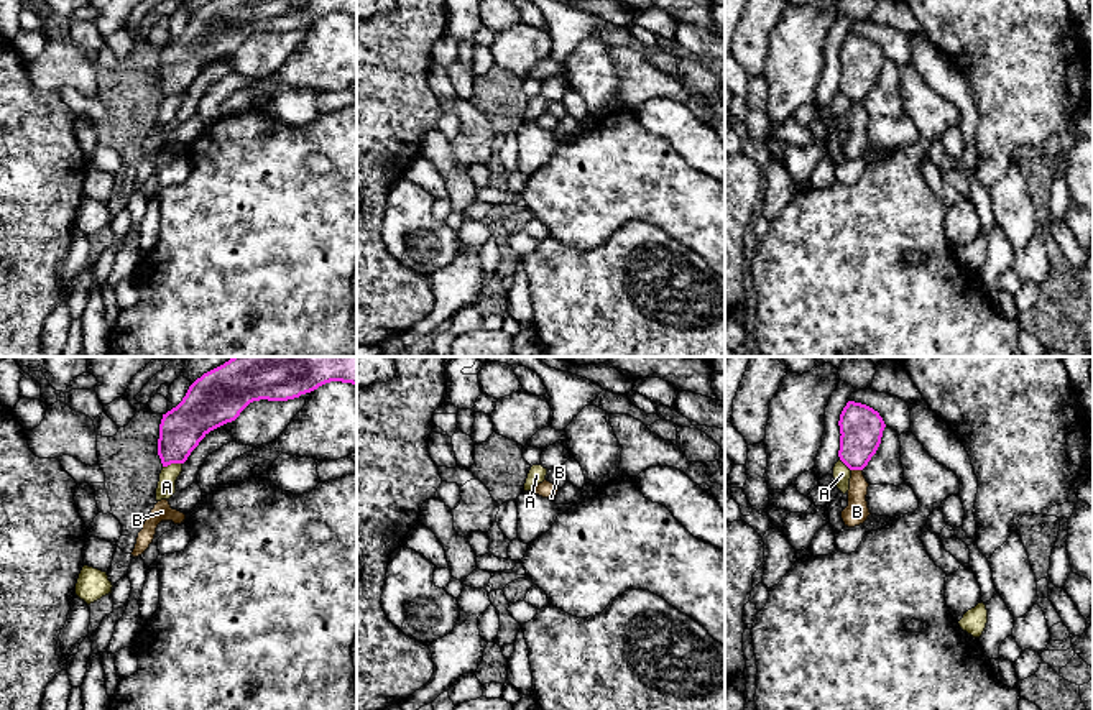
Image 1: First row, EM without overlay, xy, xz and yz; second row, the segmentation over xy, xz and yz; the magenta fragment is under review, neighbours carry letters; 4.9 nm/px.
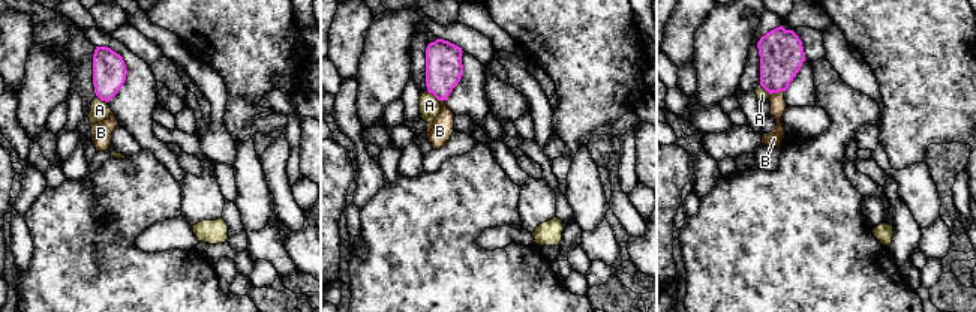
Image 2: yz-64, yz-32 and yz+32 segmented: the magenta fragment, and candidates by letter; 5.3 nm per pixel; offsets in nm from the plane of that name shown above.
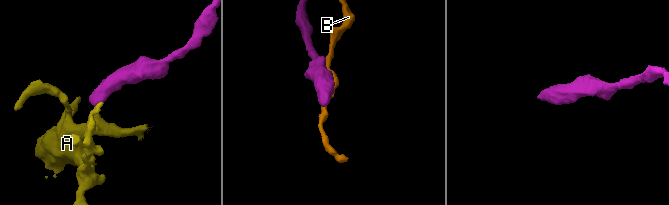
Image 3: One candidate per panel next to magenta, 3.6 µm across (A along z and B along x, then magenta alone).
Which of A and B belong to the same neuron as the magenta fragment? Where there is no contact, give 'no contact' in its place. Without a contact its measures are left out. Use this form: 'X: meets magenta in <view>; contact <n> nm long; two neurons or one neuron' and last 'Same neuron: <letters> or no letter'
A: meets magenta in xy; contact 100 nm long; two neurons
B: meets magenta in yz; contact 60 nm long; two neurons
Same neuron: no letter

